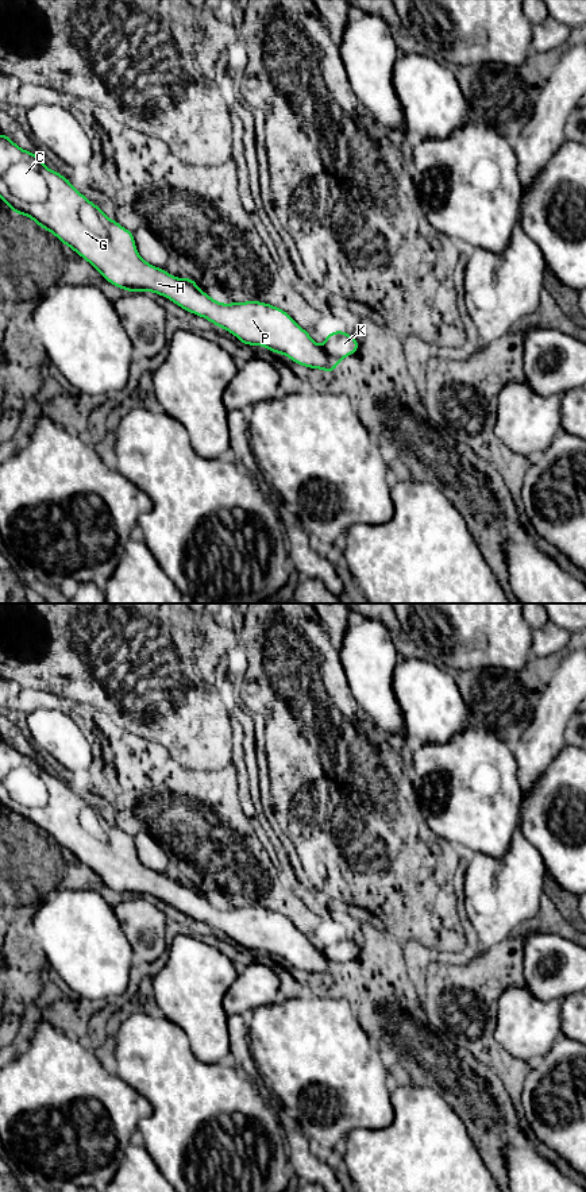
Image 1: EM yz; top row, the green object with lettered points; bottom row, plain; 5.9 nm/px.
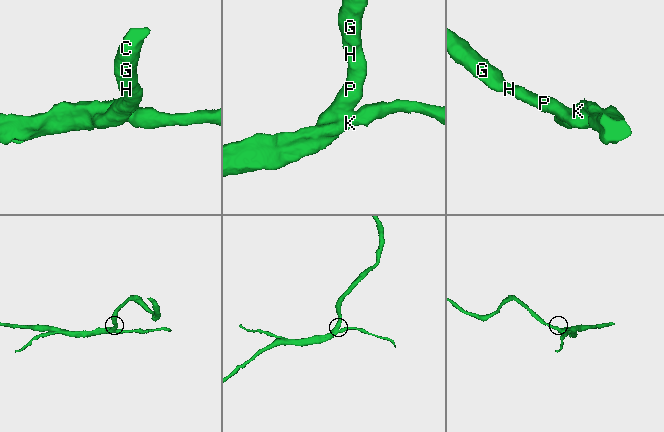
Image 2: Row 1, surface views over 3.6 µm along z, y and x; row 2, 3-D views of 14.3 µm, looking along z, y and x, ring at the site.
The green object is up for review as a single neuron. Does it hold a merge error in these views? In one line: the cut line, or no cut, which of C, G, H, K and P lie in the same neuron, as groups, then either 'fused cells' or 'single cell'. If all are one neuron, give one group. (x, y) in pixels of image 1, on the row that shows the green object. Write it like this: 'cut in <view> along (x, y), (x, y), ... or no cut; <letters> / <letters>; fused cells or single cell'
cut in yz along (322, 346), (335, 366); C G H P / K; fused cells

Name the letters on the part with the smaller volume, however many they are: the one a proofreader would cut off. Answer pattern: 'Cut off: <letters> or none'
Cut off: K

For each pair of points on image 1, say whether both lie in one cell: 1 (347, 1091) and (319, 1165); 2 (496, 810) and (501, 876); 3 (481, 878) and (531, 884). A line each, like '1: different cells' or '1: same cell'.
1: different cells
2: different cells
3: same cell

